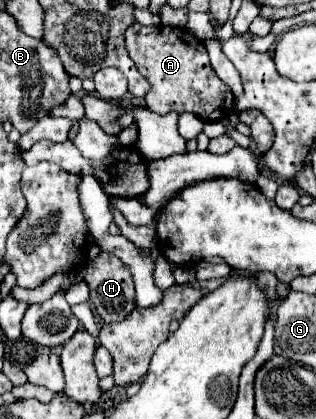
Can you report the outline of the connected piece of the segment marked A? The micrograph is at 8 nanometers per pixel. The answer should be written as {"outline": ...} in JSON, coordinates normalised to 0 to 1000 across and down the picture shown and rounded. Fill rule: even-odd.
{"outline":[[[418,57],[399,72],[399,119],[405,119],[411,138],[424,143],[437,172],[475,196],[475,215],[456,229],[456,239],[462,239],[462,253],[481,267],[494,267],[494,272],[608,267],[608,272],[633,277],[646,291],[703,286],[703,282],[734,272],[741,229],[734,229],[728,210],[684,181],[639,95],[627,95],[589,67],[551,67],[551,62],[481,62],[481,67],[468,67],[468,62],[449,62],[449,57]]]}

